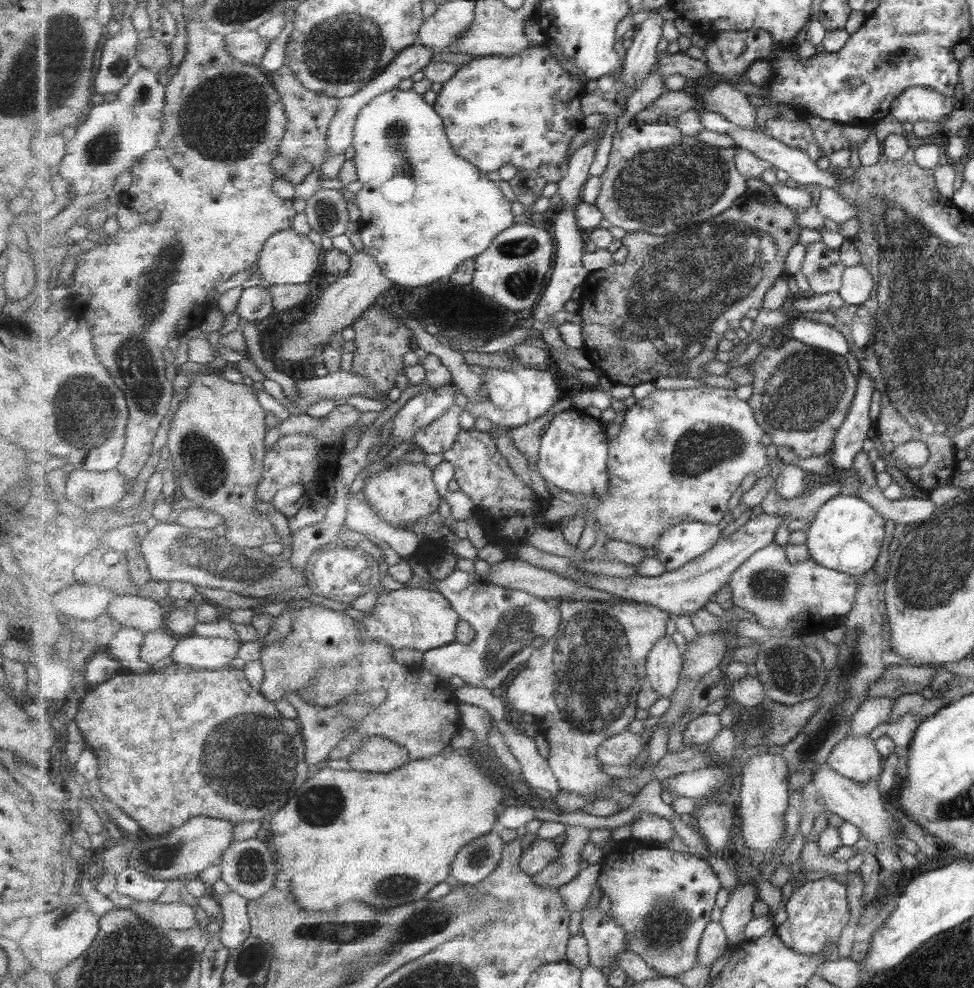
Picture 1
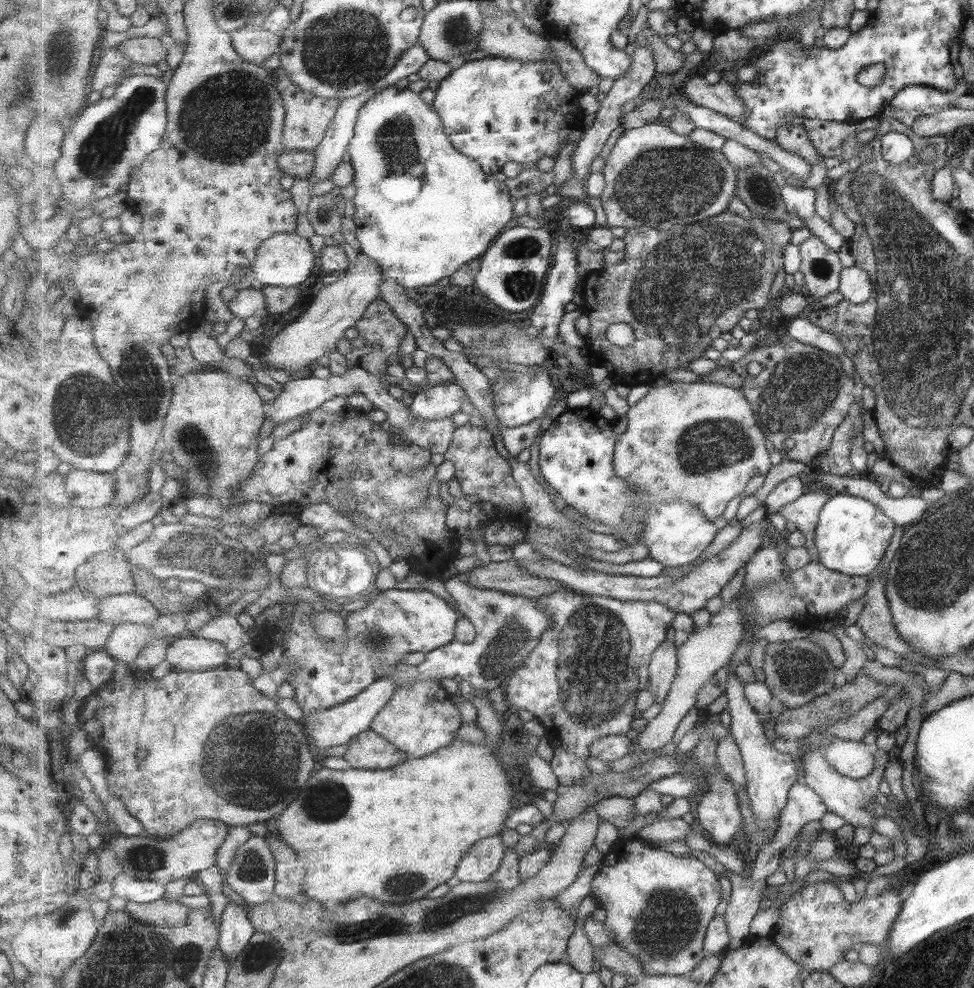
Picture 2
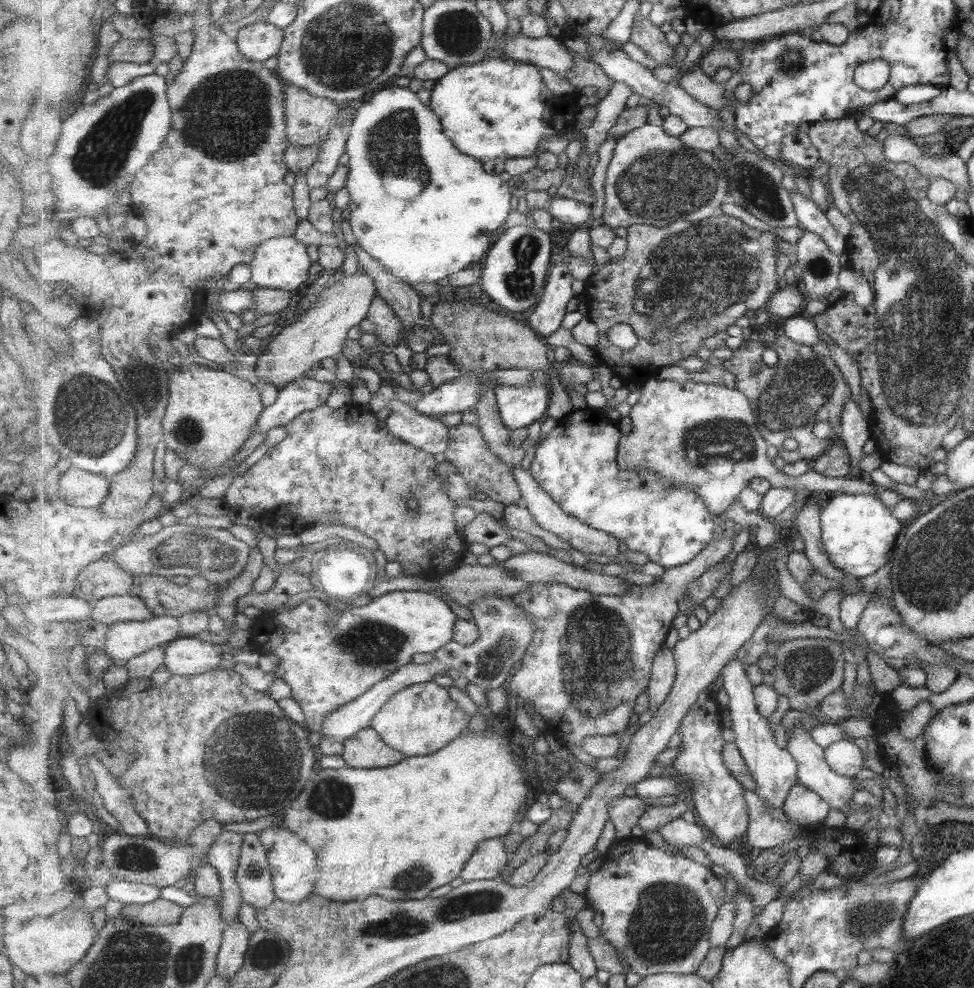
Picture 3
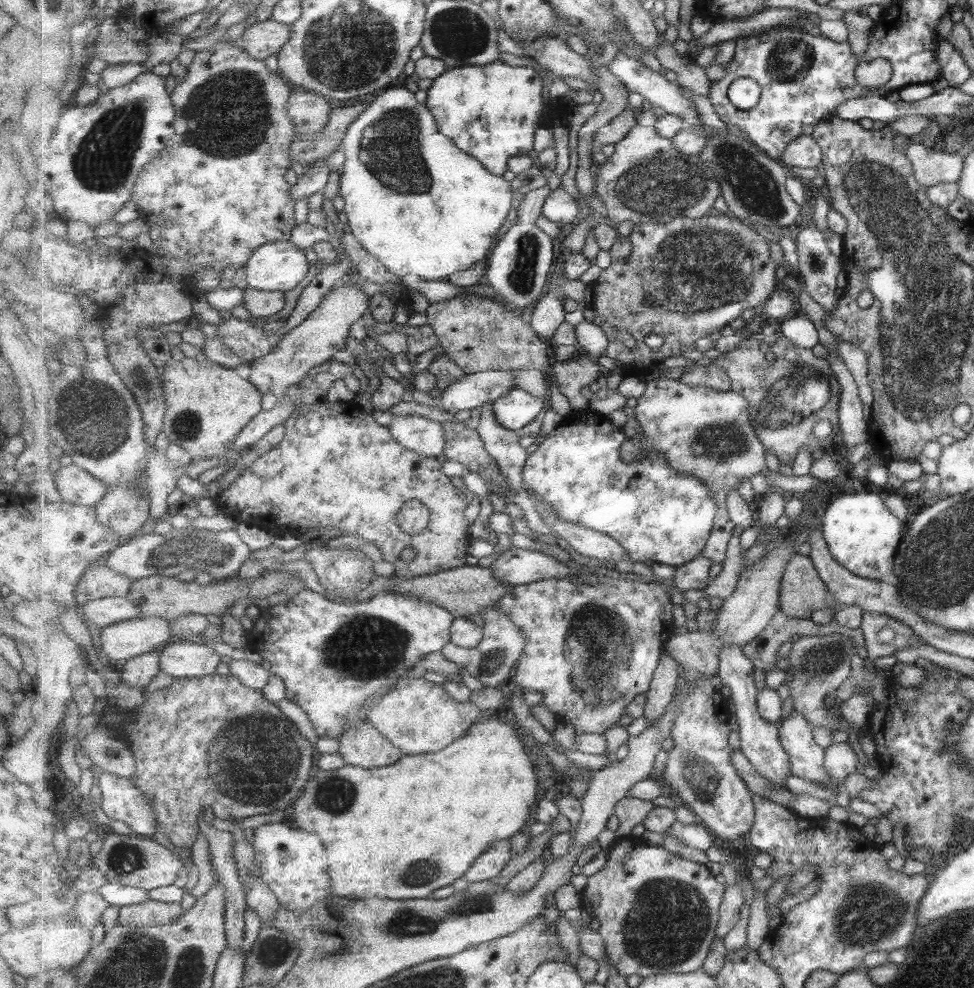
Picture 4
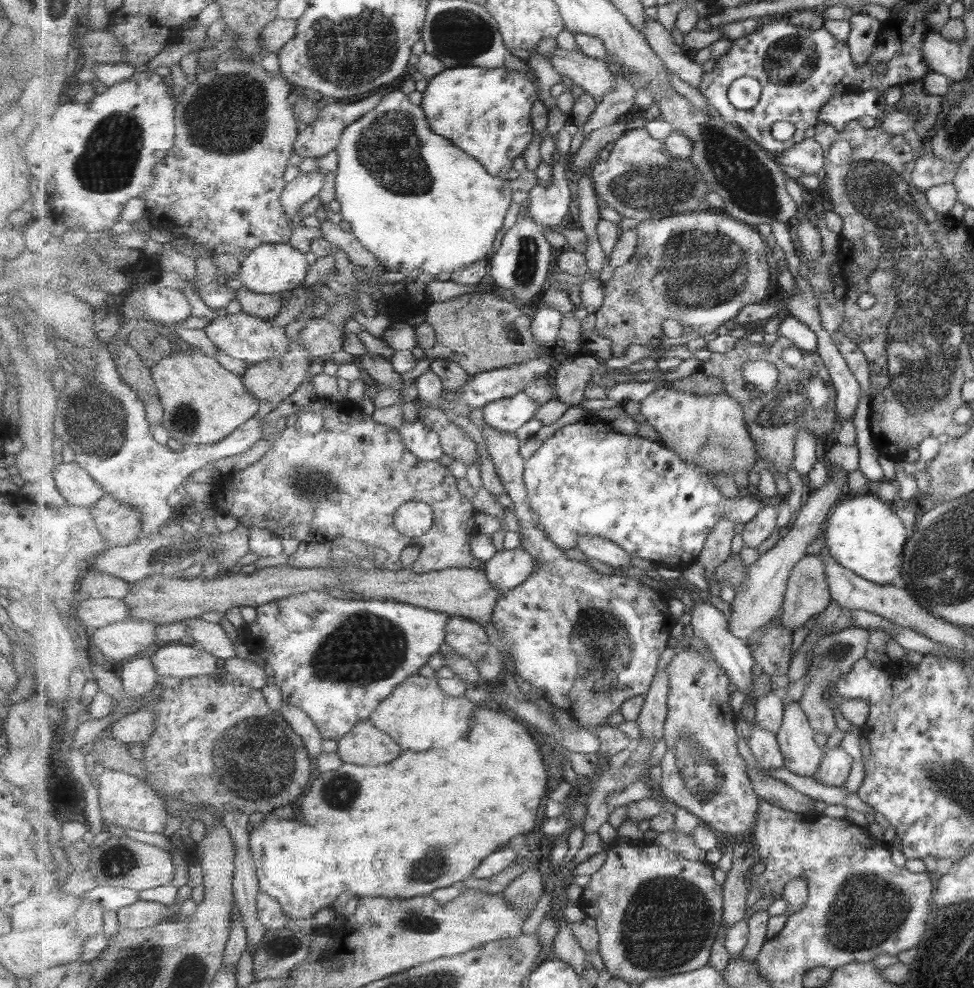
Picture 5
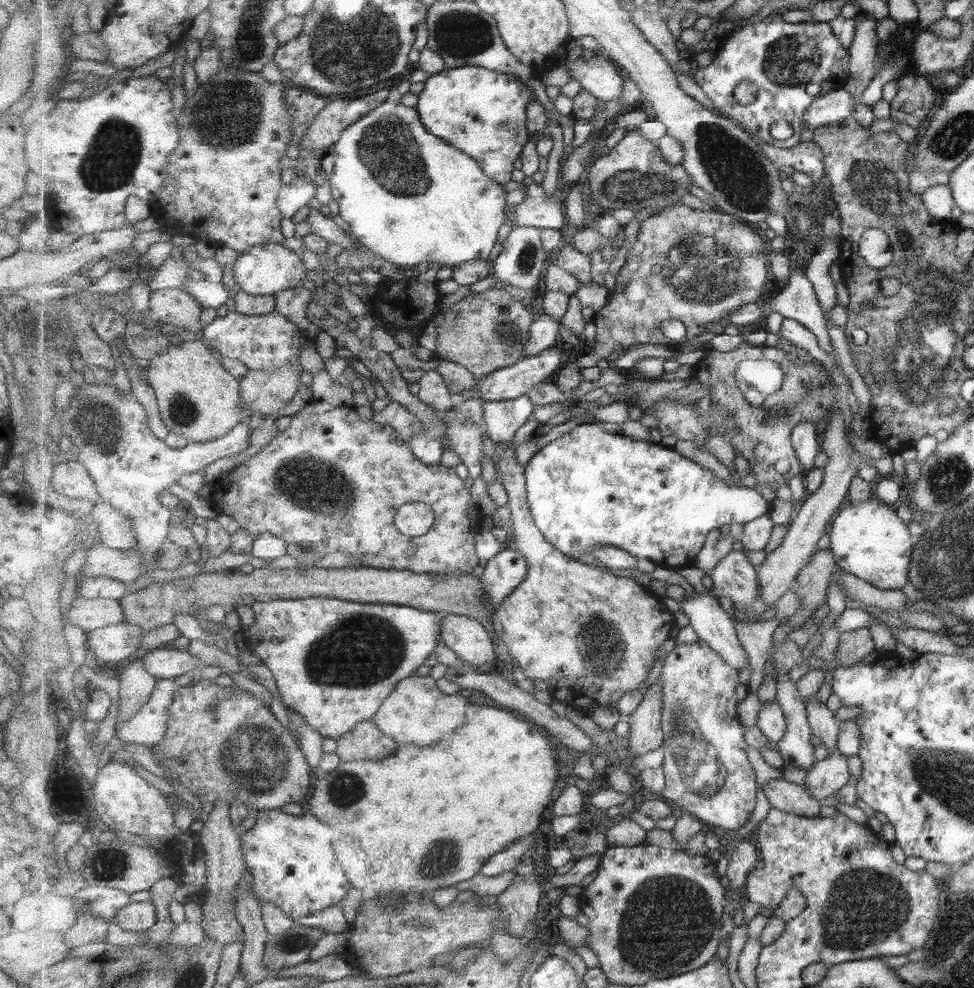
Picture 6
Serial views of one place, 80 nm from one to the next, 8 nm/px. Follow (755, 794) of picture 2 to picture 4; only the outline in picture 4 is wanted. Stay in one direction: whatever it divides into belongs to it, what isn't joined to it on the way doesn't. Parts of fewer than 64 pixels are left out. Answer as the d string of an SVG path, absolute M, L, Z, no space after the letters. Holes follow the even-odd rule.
M727 646L721 652L719 676L723 680L724 686L729 687L731 695L729 702L736 706L735 717L739 724L740 748L753 763L758 771L767 777L777 789L787 788L786 778L792 774L790 767L791 759L787 755L780 740L780 727L768 720L765 720L758 709L759 688L755 682L754 664L743 654L741 646Z

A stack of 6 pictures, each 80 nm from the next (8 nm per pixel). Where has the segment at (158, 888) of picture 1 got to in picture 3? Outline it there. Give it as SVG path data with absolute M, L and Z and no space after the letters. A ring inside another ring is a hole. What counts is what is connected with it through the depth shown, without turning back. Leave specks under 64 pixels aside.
M111 878L105 887L112 901L122 903L123 906L151 904L160 898L162 889L154 884L115 878Z

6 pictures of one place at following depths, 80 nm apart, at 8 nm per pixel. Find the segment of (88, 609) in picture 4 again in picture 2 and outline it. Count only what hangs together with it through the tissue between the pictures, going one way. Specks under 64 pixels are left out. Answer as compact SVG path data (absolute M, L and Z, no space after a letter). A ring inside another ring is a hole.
M137 592L115 595L101 600L101 620L115 626L121 624L139 624L141 626L155 626L161 618L157 607Z

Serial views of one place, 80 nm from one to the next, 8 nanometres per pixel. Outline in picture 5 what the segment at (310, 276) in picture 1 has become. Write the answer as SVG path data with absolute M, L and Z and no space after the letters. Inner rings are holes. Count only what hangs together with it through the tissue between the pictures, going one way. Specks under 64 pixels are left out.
M262 244L240 263L237 285L257 294L275 294L295 290L307 279L309 262L305 254L287 244Z

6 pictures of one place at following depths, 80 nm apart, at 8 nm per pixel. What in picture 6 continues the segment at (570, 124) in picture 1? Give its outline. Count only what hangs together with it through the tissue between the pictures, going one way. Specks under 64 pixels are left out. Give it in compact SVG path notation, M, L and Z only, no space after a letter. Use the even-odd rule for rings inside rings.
M463 66L463 68L447 68L445 71L431 75L424 81L424 88L418 95L415 105L420 112L423 125L429 133L440 137L449 145L460 149L471 156L484 170L489 179L504 185L512 182L515 162L522 156L529 142L527 129L527 109L531 89L525 86L516 75L505 74L480 66Z

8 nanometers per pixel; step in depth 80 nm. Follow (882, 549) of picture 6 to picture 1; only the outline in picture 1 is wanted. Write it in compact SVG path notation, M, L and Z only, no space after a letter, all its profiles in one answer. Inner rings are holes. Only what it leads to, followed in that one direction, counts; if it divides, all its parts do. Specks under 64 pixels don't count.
M842 492L824 504L807 532L805 544L819 564L858 577L872 570L885 536L883 518L863 499Z

